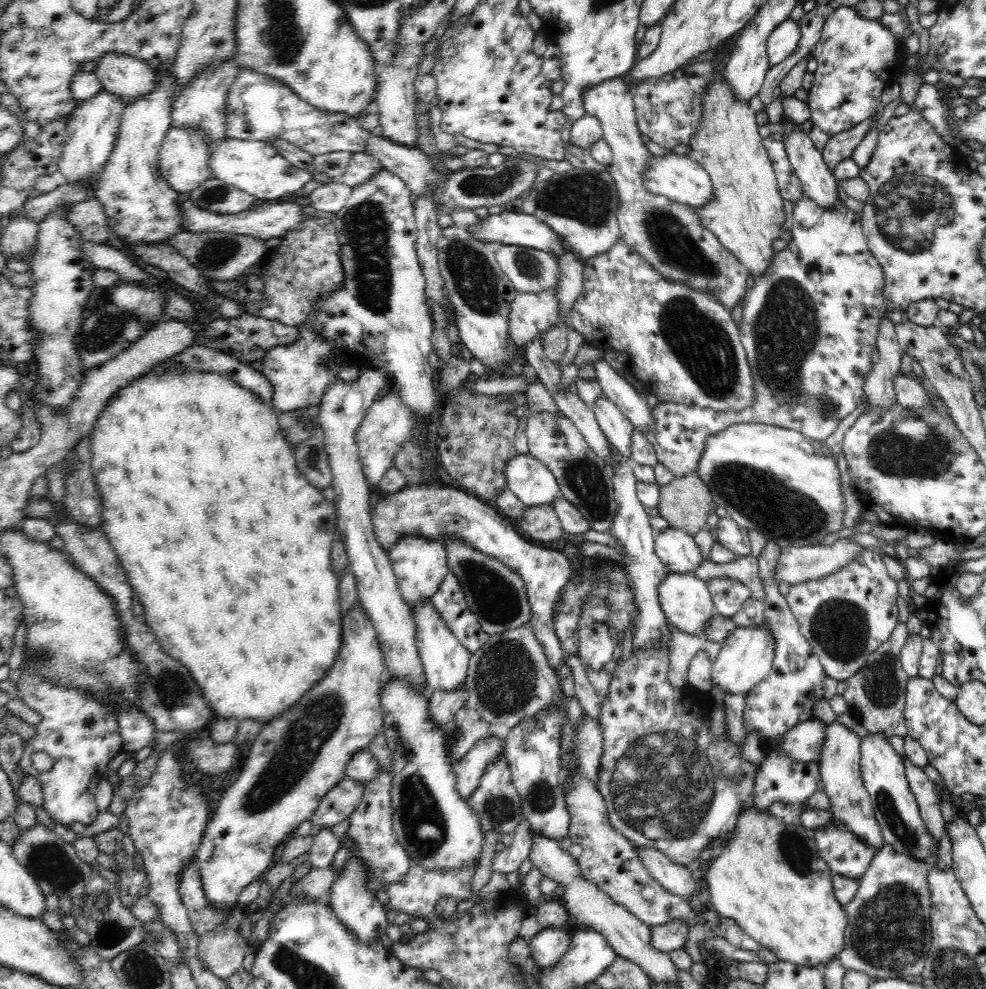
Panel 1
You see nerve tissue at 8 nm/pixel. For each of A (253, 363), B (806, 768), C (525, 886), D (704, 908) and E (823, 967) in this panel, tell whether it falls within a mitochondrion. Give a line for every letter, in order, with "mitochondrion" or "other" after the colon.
A: other
B: other
C: other
D: other
E: other

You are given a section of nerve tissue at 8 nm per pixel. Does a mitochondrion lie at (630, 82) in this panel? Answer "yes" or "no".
no

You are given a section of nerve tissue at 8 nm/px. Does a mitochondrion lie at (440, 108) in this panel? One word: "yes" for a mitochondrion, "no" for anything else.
no

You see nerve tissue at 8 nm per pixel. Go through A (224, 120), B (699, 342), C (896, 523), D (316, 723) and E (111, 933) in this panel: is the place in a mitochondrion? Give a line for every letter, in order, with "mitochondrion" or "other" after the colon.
A: other
B: mitochondrion
C: other
D: mitochondrion
E: mitochondrion

